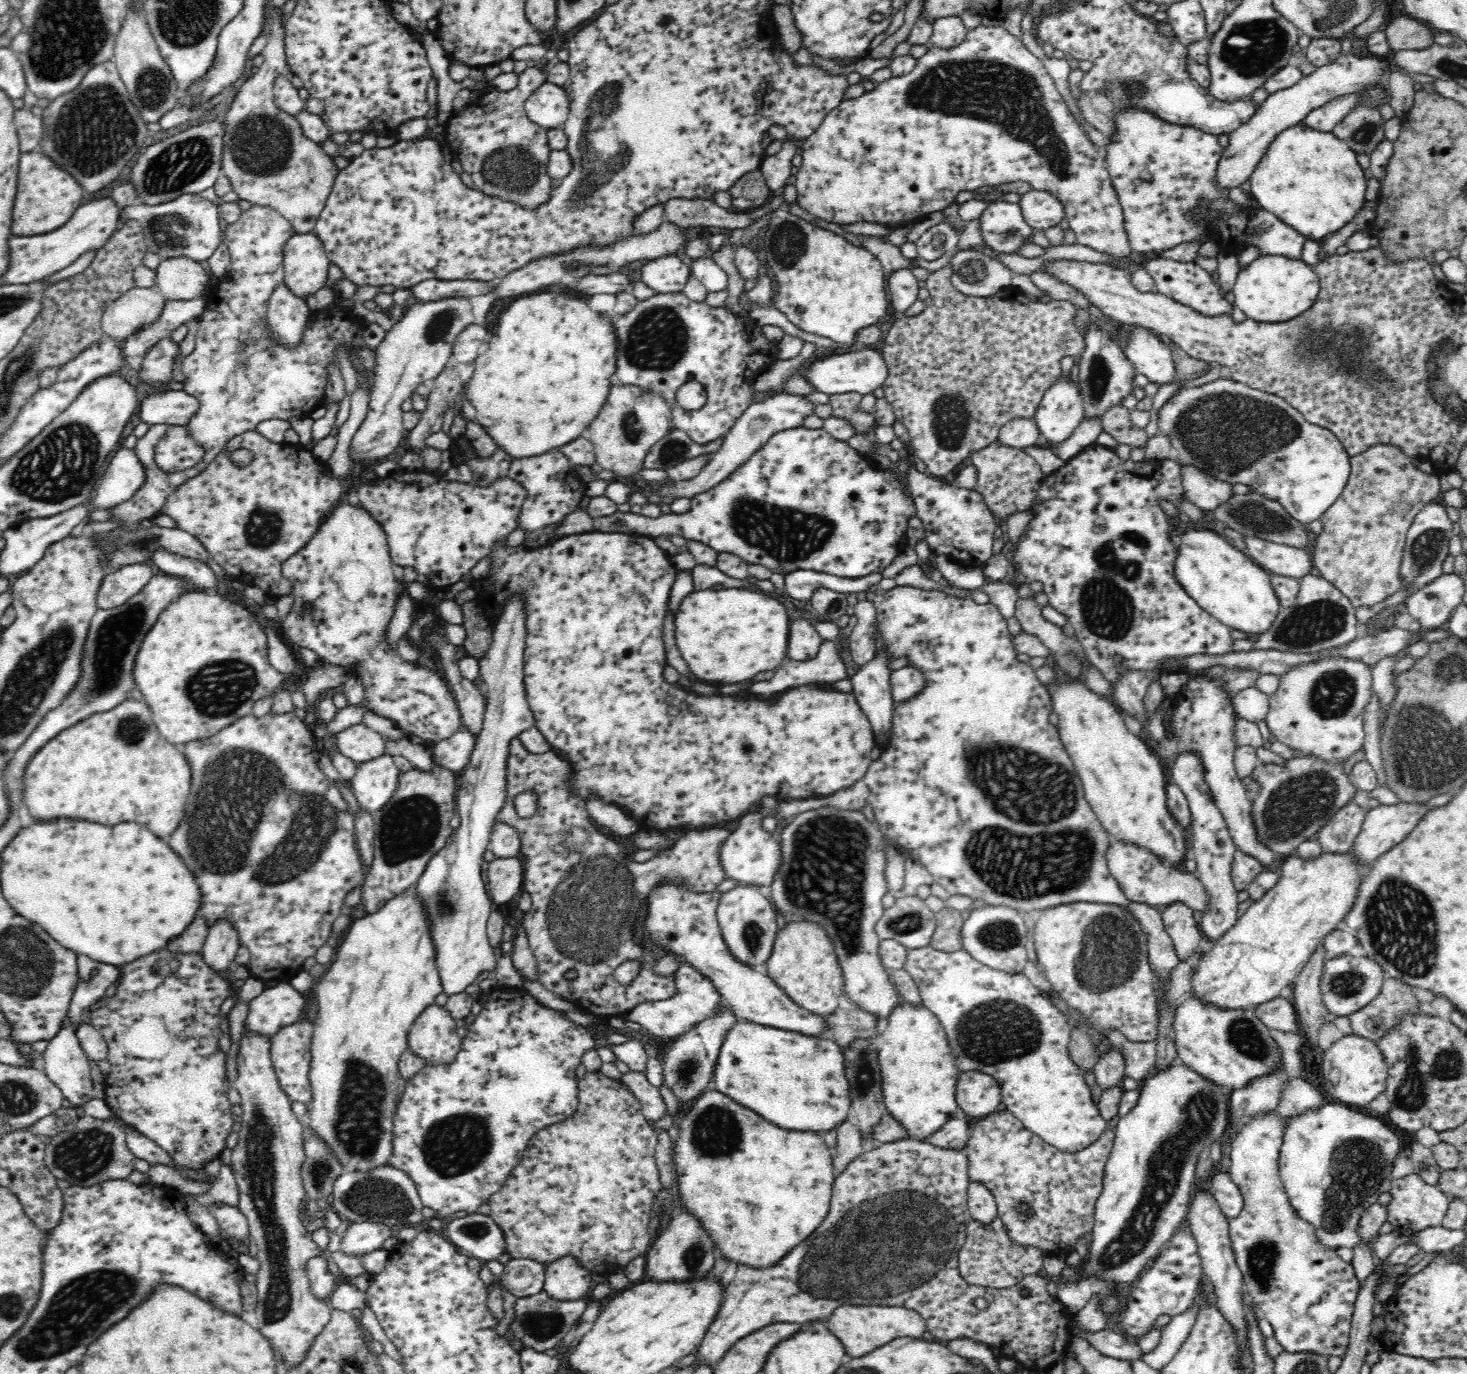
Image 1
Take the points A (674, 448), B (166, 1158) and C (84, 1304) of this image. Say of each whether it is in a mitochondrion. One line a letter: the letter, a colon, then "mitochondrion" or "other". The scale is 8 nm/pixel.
A: mitochondrion
B: other
C: mitochondrion

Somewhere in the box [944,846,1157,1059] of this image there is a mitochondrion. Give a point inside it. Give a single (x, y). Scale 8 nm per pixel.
(1108, 955)

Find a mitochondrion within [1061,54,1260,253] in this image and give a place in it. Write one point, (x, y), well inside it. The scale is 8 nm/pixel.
(1133, 88)

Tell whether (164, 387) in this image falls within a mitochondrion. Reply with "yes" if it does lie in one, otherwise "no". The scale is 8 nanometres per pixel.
no

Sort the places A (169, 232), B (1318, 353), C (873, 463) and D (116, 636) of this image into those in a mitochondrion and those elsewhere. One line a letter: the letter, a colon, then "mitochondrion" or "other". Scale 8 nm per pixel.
A: mitochondrion
B: mitochondrion
C: other
D: mitochondrion

